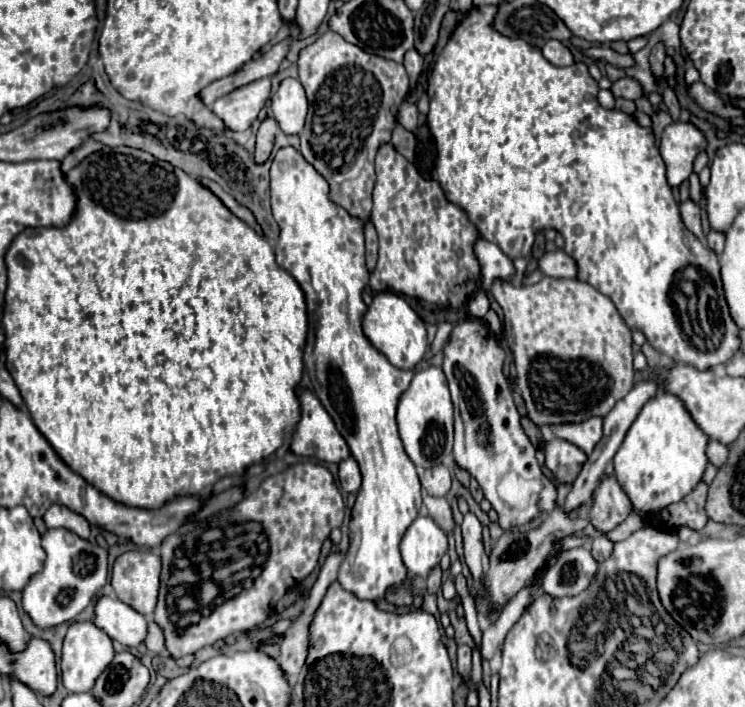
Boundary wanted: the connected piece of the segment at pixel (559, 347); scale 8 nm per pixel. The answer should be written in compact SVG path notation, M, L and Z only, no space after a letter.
M541 278L535 286L515 288L507 280L495 280L491 296L505 314L505 338L515 356L519 388L527 404L529 418L537 424L581 422L589 416L607 416L609 410L633 388L631 330L621 320L615 304L593 286L579 280Z

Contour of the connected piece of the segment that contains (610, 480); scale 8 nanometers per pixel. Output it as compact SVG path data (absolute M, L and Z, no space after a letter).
M607 470L599 478L597 488L593 490L593 502L589 510L591 524L599 532L609 532L629 516L631 508L633 506L625 496L623 488L617 484L615 476Z

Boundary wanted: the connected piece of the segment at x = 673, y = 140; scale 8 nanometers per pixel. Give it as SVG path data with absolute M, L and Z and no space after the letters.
M673 122L663 130L659 150L667 166L667 182L677 188L693 172L695 156L705 150L705 136L693 124Z

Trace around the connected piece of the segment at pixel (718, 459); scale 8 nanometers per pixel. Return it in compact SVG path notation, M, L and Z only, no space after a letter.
M709 440L709 444L707 444L707 460L713 466L721 468L721 464L725 464L725 460L727 460L727 454L729 454L729 450L727 450L725 444L721 444L717 440Z

